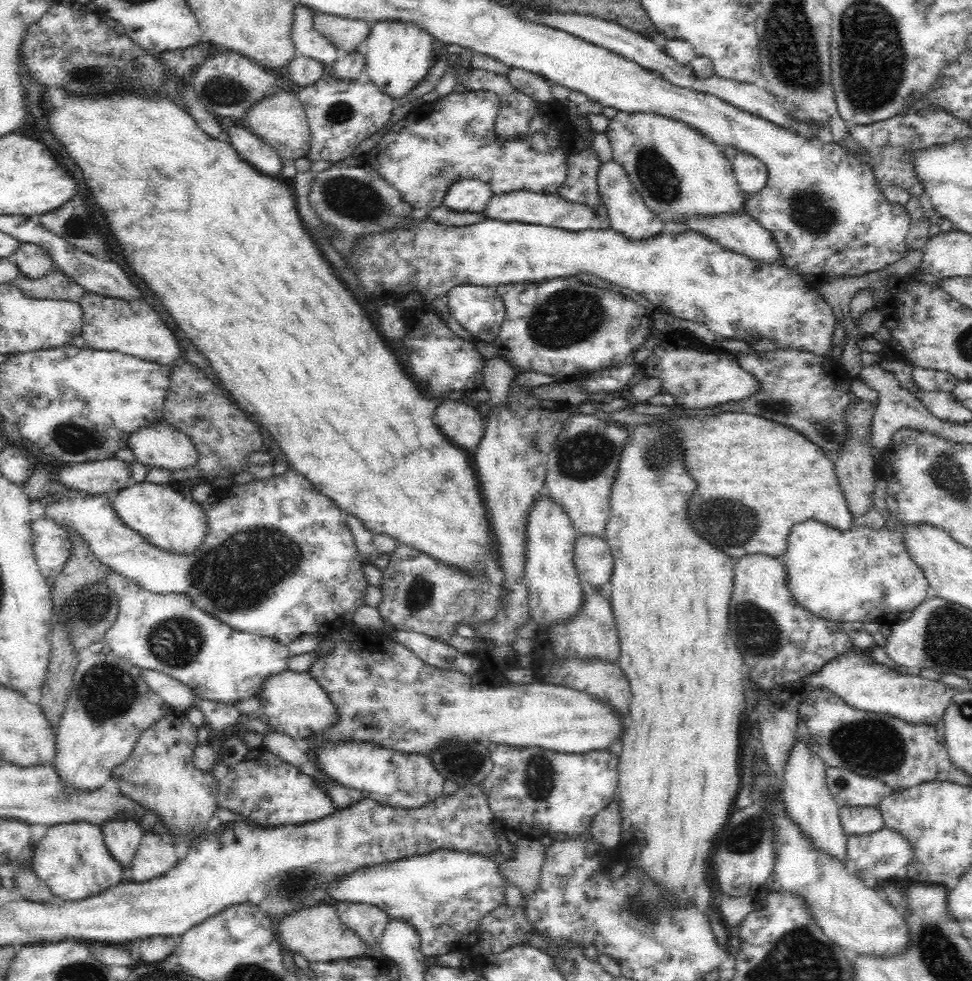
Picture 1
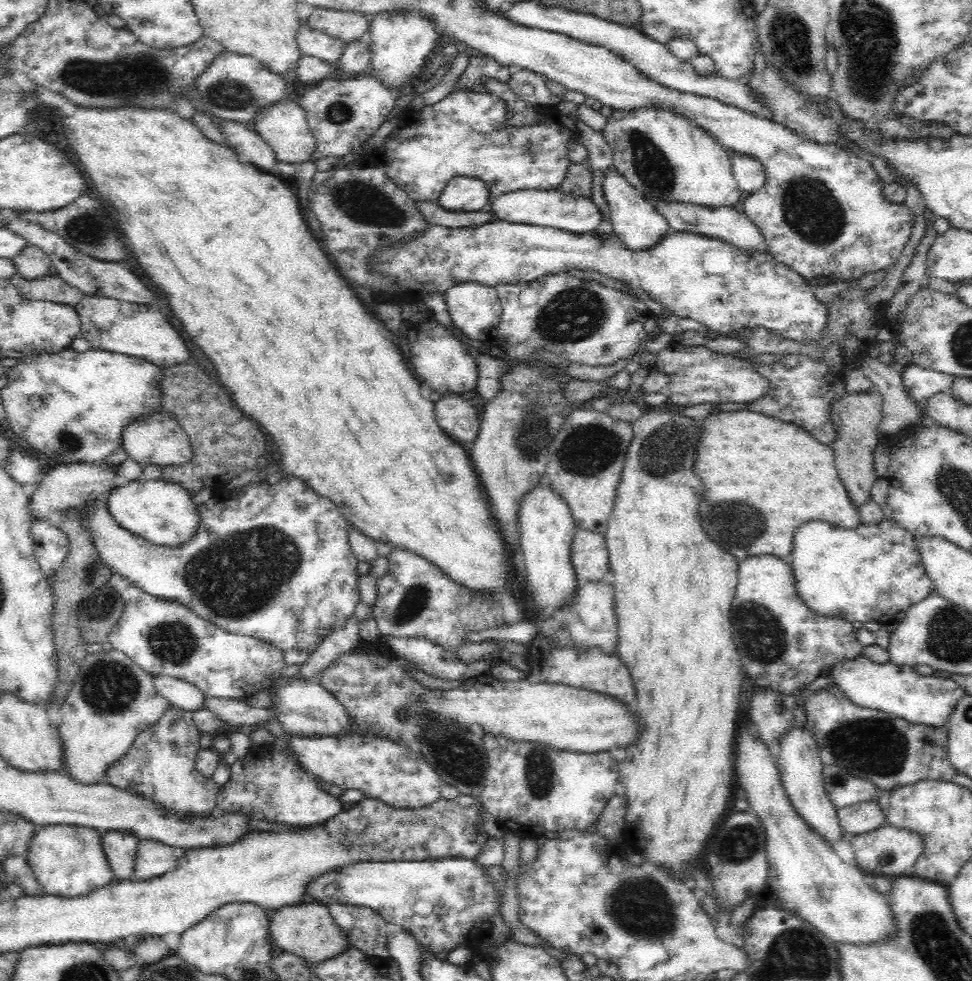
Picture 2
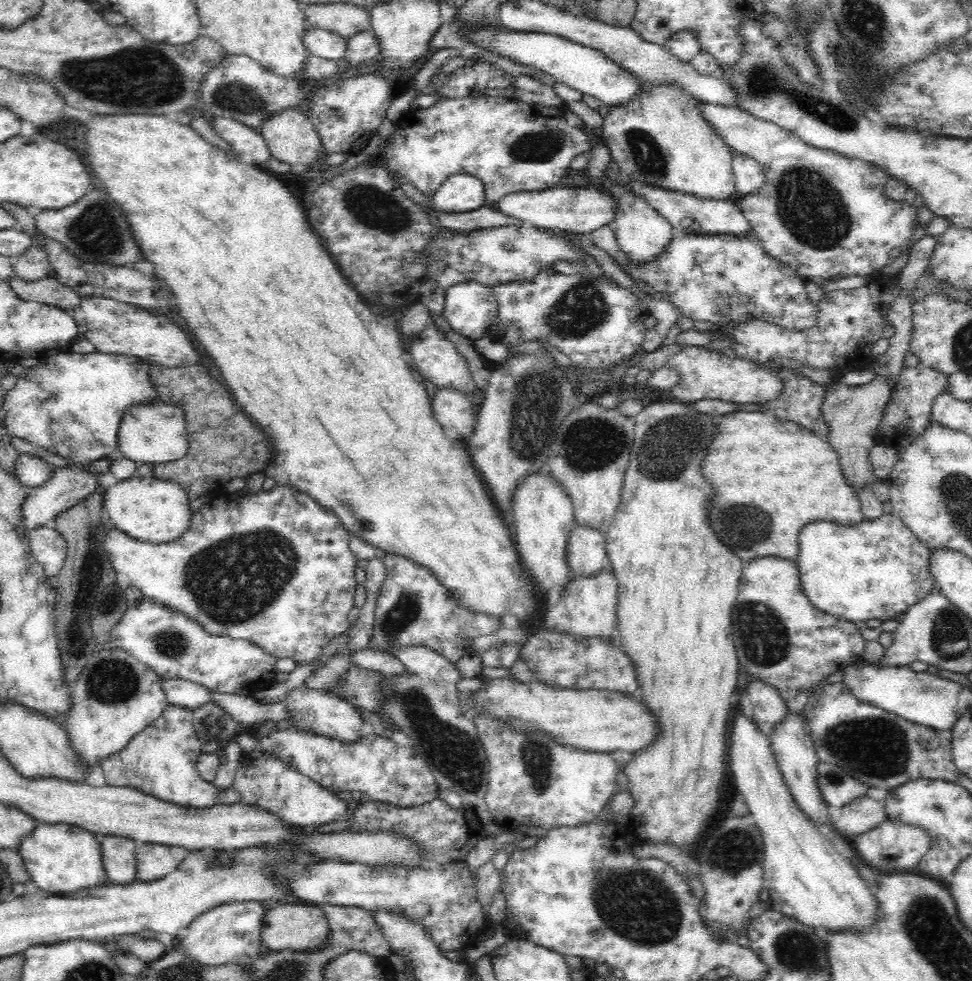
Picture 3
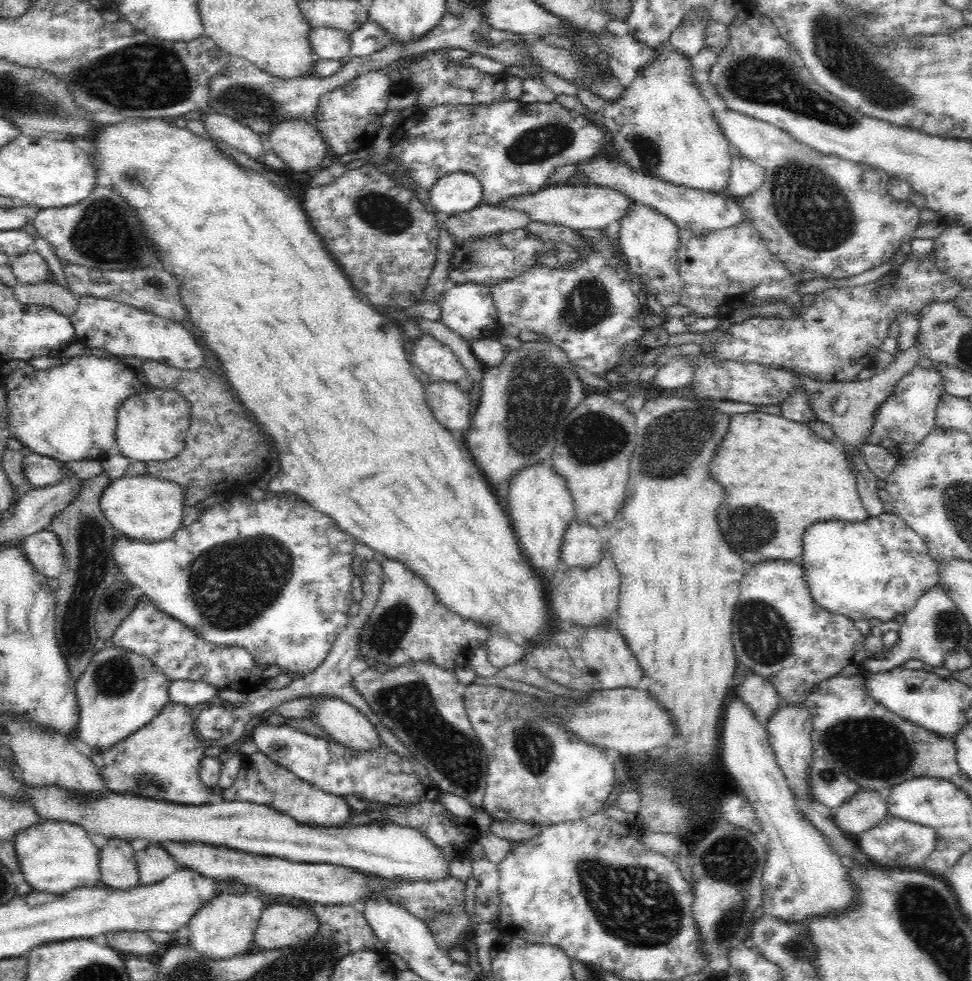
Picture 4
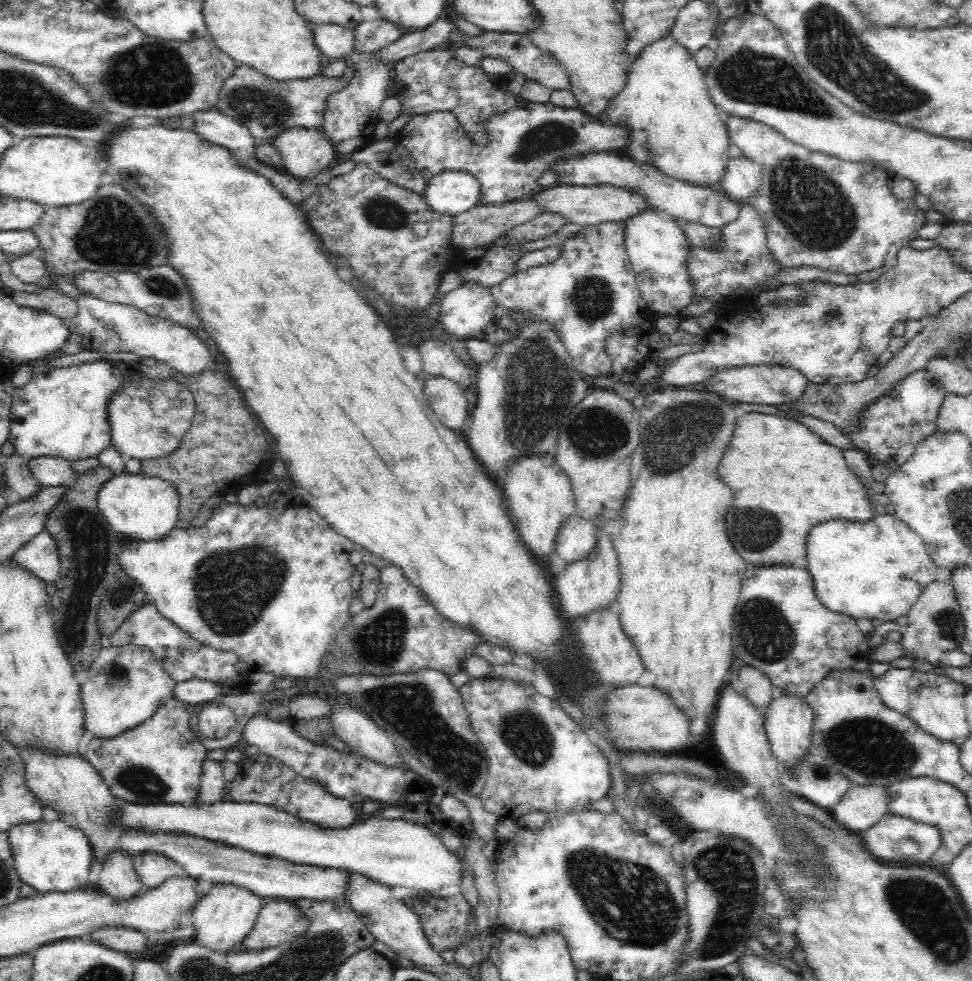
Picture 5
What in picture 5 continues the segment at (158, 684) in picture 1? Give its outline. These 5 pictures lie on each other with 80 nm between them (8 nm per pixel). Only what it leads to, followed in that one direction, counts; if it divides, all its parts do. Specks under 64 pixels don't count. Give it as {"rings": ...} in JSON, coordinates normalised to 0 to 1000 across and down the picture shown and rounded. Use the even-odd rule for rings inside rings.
{"rings":[[[206,692],[183,696],[178,704],[179,714],[206,721],[218,717],[225,708],[229,708],[227,698]]]}

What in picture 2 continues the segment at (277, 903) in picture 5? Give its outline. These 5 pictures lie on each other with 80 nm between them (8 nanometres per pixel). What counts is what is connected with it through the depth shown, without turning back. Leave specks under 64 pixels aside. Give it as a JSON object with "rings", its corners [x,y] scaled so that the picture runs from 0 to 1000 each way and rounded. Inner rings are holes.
{"rings":[[[329,920],[294,924],[280,930],[277,940],[277,958],[286,970],[305,973],[321,984],[346,977],[363,966],[358,953],[346,942],[338,926]]]}

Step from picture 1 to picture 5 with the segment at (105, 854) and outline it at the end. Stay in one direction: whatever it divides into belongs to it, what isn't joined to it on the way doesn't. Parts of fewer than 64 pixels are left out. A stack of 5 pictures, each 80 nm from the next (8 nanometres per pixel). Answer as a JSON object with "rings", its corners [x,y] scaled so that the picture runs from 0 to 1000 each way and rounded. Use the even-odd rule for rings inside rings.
{"rings":[[[47,833],[41,838],[19,841],[8,848],[14,884],[22,899],[38,909],[67,910],[82,905],[94,905],[96,864],[90,850],[80,843],[59,833]]]}

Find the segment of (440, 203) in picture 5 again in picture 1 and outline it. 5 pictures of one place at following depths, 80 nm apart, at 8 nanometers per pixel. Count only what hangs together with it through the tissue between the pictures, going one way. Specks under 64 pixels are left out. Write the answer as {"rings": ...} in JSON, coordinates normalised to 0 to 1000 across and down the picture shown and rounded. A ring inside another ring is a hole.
{"rings":[[[474,182],[461,192],[457,210],[470,216],[497,217],[507,199],[506,193],[500,186]]]}

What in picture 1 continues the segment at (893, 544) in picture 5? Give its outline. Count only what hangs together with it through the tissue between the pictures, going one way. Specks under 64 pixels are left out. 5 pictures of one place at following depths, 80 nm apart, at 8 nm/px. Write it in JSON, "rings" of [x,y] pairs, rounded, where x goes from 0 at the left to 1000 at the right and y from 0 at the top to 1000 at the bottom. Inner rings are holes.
{"rings":[[[823,532],[821,536],[817,536],[817,538],[813,540],[813,546],[811,546],[811,559],[807,561],[807,565],[809,566],[809,573],[807,573],[809,597],[811,598],[813,606],[815,606],[815,611],[833,626],[838,626],[842,630],[847,630],[856,635],[862,634],[874,637],[876,634],[886,634],[889,636],[903,635],[906,638],[915,638],[917,635],[925,633],[923,627],[928,626],[928,624],[939,623],[945,616],[949,616],[954,601],[957,601],[956,593],[951,587],[951,584],[949,584],[949,580],[938,572],[936,566],[934,566],[934,562],[930,560],[928,541],[924,539],[916,541],[913,537],[909,537],[905,540],[899,540],[886,535],[865,541],[856,538],[856,536],[849,535],[847,532]]]}

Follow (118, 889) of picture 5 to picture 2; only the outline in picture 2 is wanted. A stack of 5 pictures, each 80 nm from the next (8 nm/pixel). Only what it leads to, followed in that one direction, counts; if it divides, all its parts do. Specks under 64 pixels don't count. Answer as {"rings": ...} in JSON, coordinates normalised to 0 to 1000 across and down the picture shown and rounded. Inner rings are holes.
{"rings":[[[107,846],[104,859],[121,898],[134,897],[144,854],[131,846]]]}

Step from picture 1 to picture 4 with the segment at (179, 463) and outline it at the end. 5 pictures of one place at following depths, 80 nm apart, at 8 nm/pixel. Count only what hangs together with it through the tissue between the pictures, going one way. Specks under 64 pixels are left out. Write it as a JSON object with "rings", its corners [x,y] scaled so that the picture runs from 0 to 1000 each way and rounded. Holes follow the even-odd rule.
{"rings":[[[154,393],[151,401],[136,403],[122,416],[118,441],[119,460],[130,465],[135,472],[165,471],[181,467],[190,456],[194,422],[193,409],[181,399],[165,399]]]}

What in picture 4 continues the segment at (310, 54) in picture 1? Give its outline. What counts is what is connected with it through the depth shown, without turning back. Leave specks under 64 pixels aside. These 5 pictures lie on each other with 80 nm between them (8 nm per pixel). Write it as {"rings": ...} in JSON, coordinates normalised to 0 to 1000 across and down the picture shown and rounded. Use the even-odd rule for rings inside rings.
{"rings":[[[342,28],[320,30],[317,35],[317,44],[323,57],[333,61],[358,60],[360,38],[354,32]]]}

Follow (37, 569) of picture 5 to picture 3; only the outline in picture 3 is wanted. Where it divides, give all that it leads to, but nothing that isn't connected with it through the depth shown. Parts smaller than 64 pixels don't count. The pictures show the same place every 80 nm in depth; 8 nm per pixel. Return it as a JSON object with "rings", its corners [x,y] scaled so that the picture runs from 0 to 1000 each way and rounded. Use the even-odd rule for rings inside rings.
{"rings":[[[45,534],[27,543],[33,567],[44,579],[45,585],[48,588],[58,587],[66,575],[69,564],[68,551],[63,542],[52,537],[52,534]]]}

